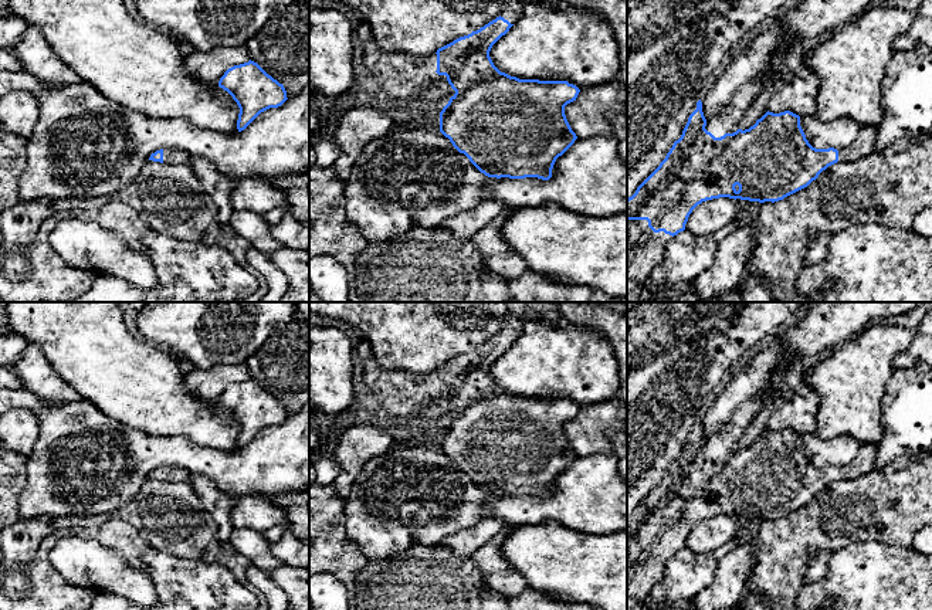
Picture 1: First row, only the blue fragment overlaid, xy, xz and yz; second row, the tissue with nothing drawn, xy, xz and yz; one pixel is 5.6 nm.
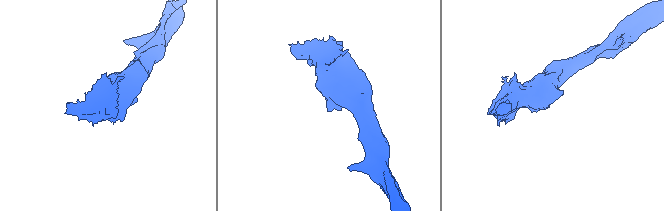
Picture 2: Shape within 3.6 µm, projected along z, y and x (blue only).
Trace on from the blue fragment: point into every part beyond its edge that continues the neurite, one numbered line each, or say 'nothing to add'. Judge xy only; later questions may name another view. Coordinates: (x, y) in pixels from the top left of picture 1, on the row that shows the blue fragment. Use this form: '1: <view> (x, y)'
1: xy (170, 155)

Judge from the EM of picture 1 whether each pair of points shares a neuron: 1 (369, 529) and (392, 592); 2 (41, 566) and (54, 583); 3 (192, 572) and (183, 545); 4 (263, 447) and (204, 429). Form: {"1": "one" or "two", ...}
{"1": "two", "2": "one", "3": "two", "4": "two"}

